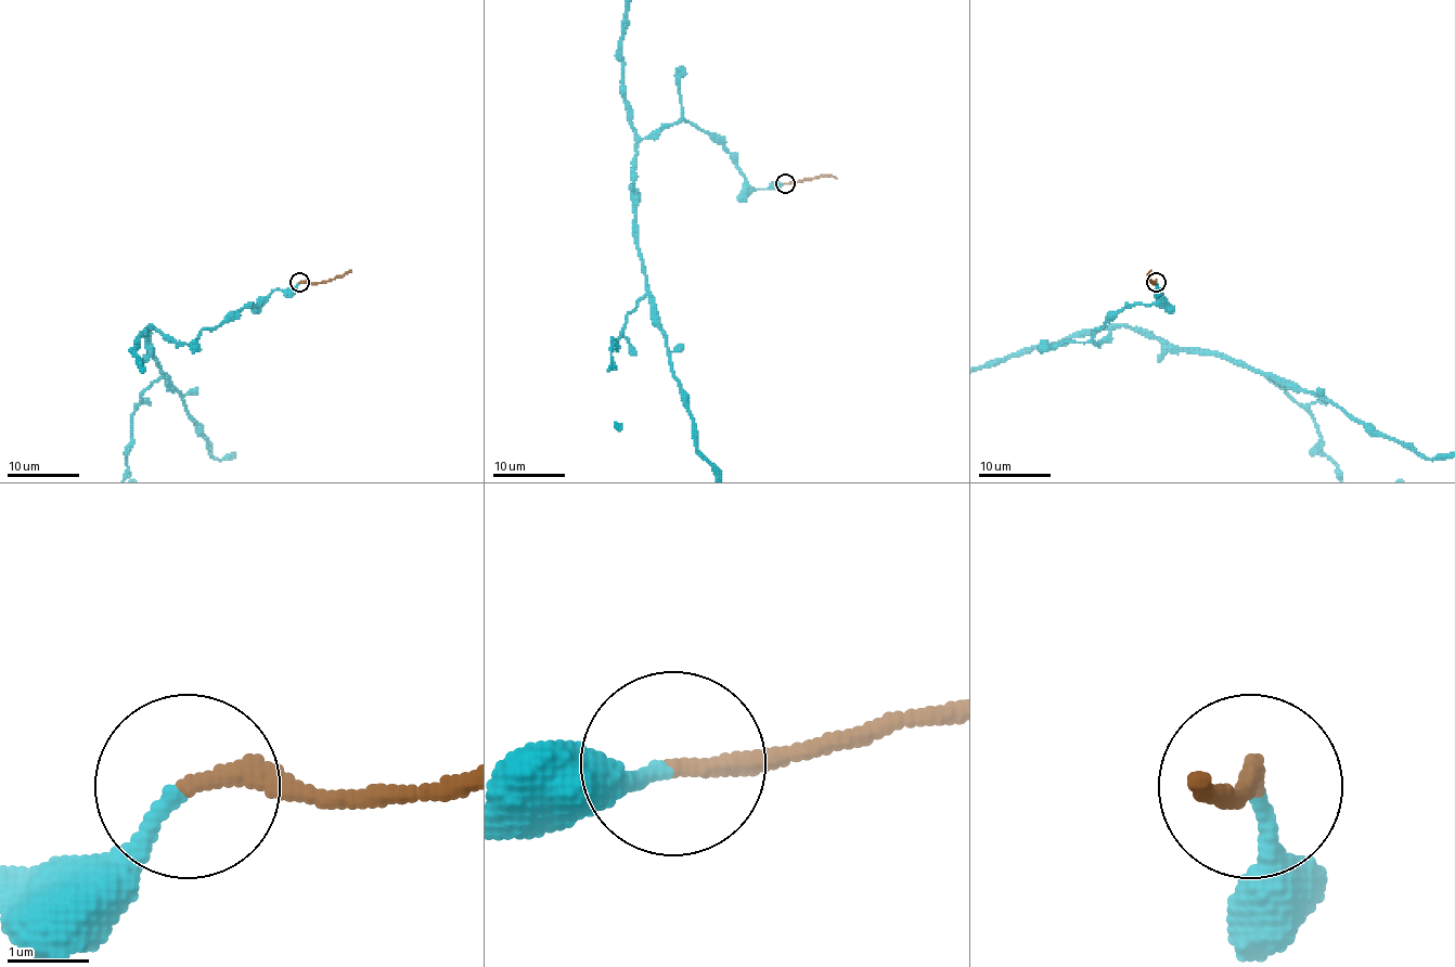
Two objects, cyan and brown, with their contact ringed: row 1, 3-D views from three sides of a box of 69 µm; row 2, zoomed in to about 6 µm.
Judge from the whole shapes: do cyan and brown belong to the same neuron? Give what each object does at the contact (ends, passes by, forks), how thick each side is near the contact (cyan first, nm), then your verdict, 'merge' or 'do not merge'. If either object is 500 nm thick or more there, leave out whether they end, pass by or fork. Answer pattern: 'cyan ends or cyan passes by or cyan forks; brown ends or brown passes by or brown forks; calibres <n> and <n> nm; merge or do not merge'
cyan ends; brown ends; calibres 190 and 240 nm; merge

